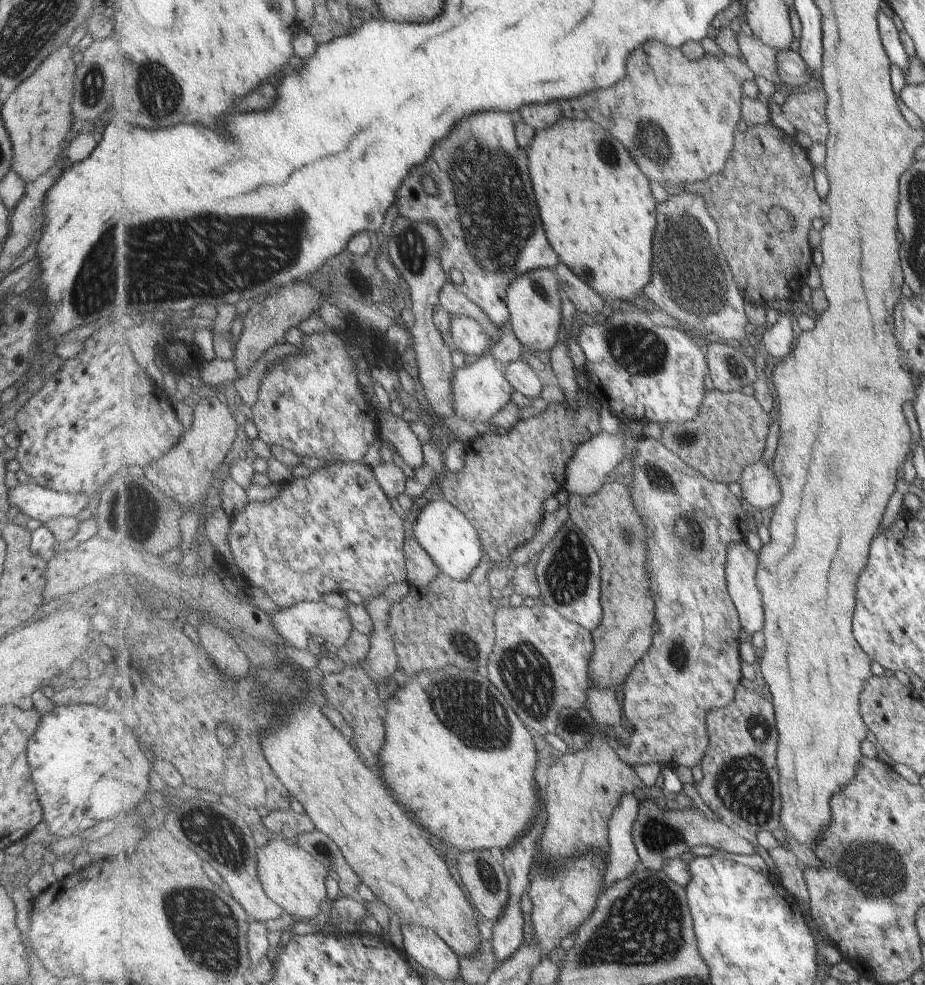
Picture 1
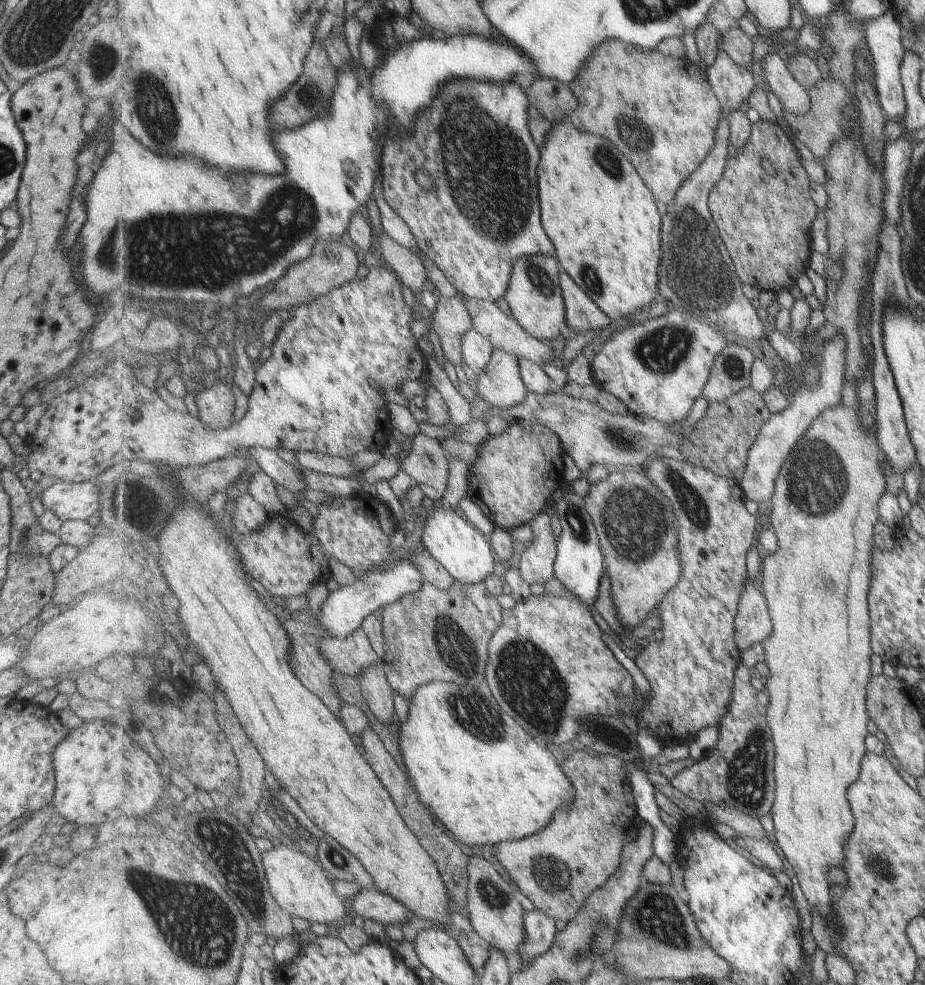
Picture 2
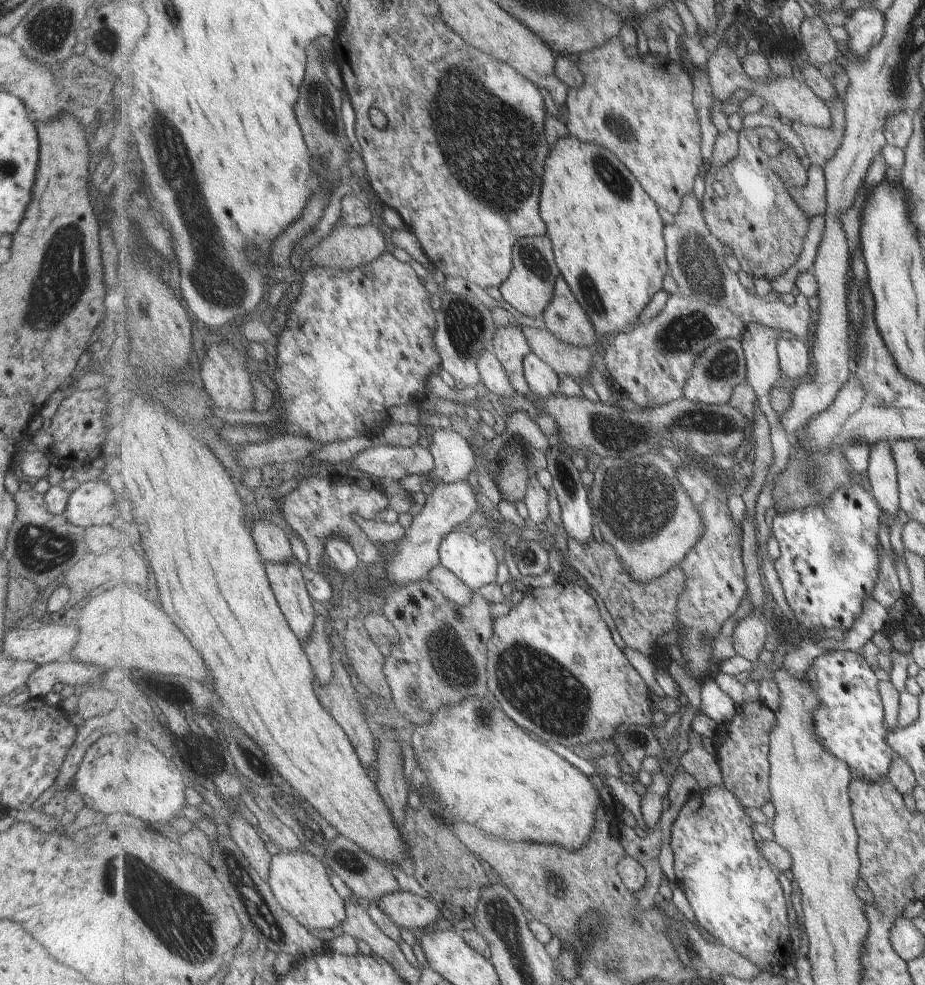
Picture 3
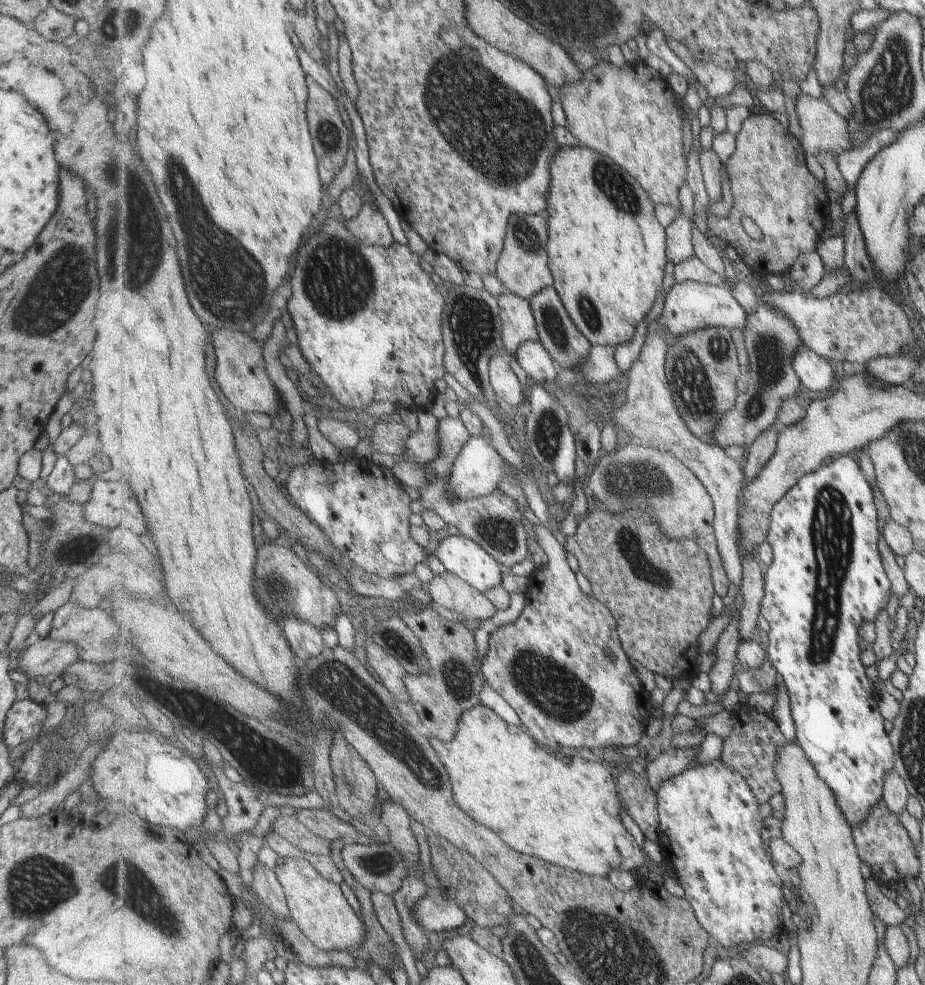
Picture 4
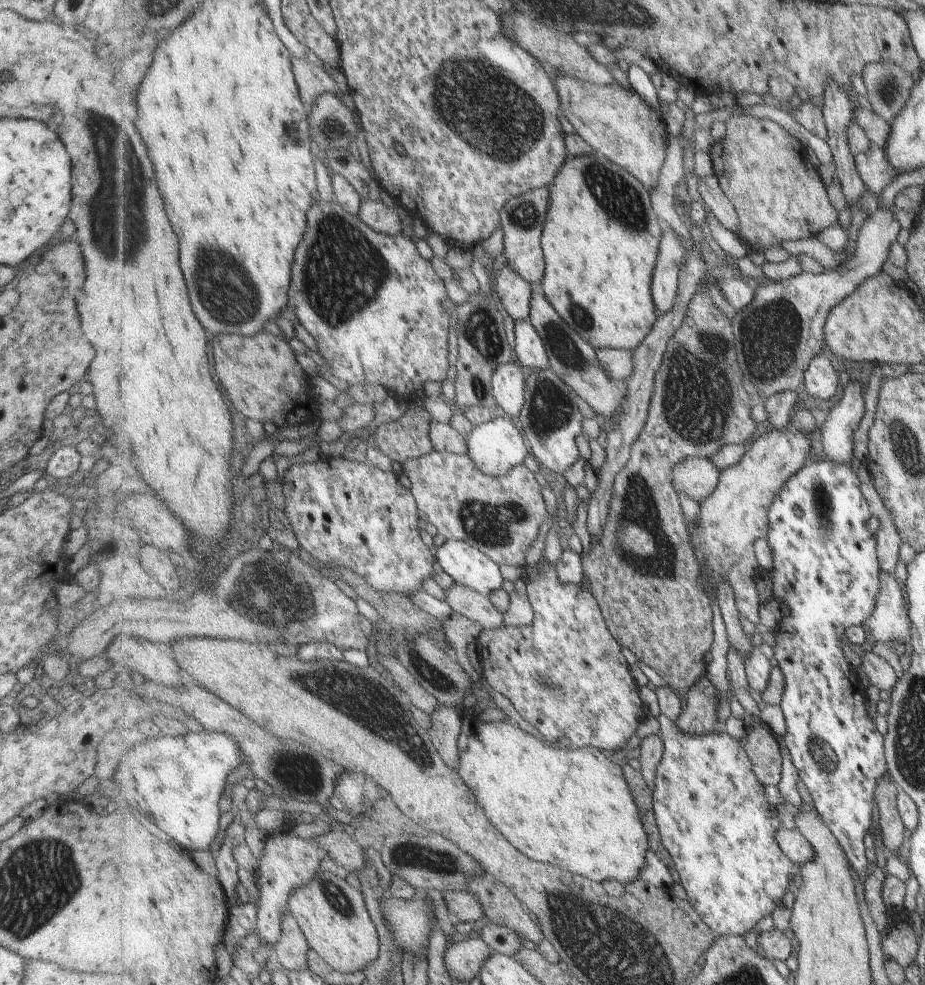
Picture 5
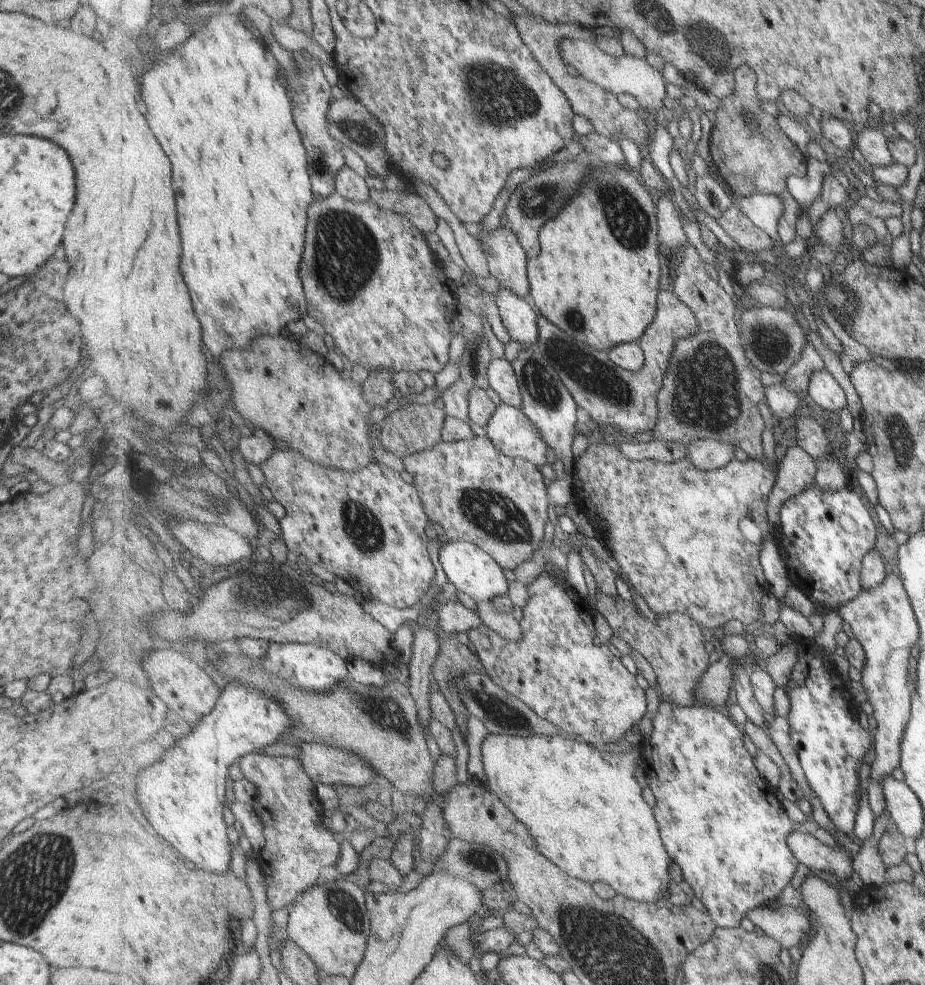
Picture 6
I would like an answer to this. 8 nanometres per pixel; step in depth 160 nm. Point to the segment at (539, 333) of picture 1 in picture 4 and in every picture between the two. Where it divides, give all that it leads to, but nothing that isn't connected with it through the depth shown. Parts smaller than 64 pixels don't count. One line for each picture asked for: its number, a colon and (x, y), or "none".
2: (535, 296)
3: (530, 289)
4: (523, 268)

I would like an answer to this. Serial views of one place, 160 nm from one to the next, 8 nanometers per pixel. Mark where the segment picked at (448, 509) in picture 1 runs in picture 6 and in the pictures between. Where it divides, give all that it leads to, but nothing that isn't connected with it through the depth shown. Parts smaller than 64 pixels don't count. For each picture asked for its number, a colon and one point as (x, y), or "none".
2: (448, 536)
3: (475, 562)
4: (461, 555)
5: (466, 564)
6: (473, 571)

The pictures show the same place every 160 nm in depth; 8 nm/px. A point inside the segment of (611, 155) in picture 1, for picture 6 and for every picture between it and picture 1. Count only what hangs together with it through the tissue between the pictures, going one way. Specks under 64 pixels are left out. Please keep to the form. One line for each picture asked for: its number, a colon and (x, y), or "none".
2: (603, 219)
3: (608, 235)
4: (607, 249)
5: (602, 237)
6: (598, 277)

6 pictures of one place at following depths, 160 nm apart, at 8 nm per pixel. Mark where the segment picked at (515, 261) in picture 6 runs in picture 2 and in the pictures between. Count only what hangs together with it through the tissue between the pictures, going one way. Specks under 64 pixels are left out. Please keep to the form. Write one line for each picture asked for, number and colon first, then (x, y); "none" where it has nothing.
2: (501, 385)
3: (511, 346)
4: (519, 324)
5: (515, 294)

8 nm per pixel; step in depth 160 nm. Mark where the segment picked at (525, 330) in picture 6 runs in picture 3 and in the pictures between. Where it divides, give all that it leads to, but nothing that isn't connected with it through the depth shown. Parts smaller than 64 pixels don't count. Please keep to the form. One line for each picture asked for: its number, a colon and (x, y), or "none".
3: (543, 380)
4: (537, 363)
5: (530, 351)

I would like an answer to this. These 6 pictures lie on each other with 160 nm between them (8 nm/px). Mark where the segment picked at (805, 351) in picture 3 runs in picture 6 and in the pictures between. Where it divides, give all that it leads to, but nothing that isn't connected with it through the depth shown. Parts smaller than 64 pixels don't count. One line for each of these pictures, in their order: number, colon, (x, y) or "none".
4: (816, 374)
5: (819, 379)
6: (822, 388)

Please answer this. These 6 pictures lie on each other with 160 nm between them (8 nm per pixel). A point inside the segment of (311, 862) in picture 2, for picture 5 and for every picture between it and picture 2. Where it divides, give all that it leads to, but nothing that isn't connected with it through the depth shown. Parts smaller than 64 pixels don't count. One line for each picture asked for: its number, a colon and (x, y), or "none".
3: (301, 883)
4: (319, 906)
5: (332, 913)

